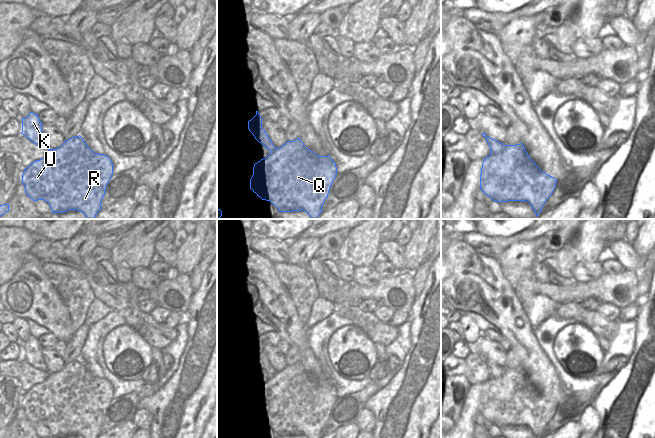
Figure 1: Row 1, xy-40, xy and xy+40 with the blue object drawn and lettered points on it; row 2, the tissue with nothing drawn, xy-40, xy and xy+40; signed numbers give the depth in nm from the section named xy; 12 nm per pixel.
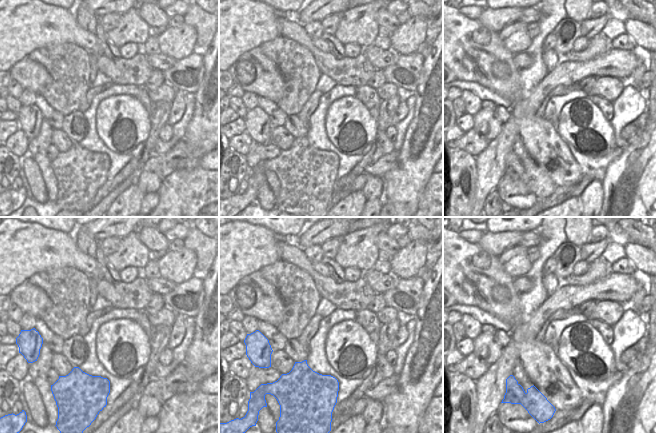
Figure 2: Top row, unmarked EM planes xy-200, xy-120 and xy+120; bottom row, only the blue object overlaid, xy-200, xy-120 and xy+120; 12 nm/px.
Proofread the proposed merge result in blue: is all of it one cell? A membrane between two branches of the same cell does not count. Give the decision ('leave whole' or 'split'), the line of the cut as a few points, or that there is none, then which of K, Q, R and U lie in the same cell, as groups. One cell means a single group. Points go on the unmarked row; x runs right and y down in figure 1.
split | xy+40 (505, 369), (499, 377), (490, 378) | K / Q R U

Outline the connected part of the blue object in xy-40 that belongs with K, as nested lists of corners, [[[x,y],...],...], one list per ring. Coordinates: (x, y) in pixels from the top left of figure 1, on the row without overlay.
[[[30,336],[27,341],[22,342],[22,356],[26,362],[38,370],[48,371],[42,356],[42,346],[38,338]]]

